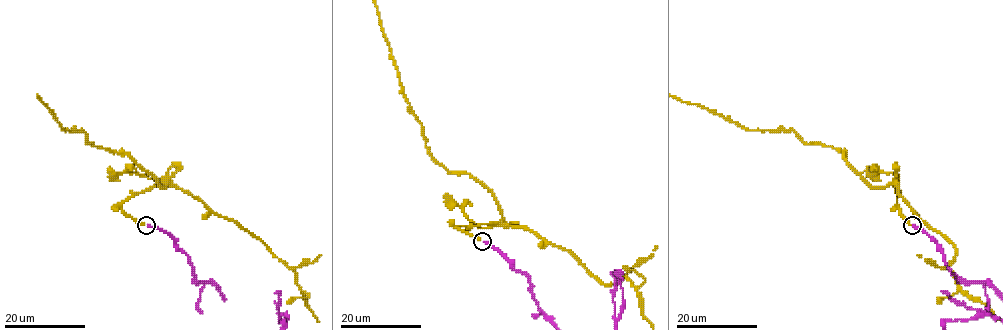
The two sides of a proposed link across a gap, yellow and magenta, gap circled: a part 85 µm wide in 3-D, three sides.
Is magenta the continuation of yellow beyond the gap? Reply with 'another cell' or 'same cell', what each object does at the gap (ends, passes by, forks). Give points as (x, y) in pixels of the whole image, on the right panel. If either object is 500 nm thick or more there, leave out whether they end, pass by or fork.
same cell; yellow ends there; magenta ends there

